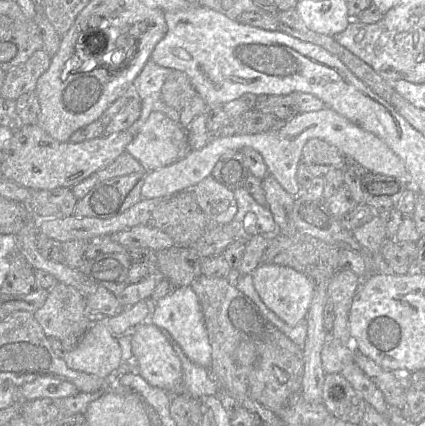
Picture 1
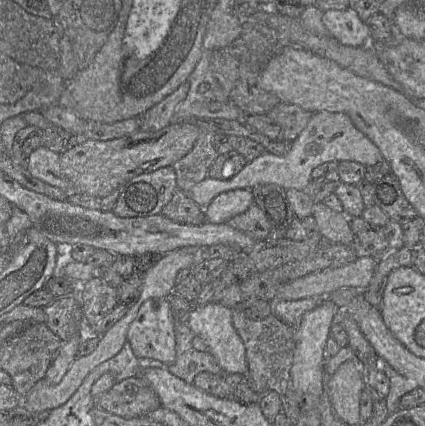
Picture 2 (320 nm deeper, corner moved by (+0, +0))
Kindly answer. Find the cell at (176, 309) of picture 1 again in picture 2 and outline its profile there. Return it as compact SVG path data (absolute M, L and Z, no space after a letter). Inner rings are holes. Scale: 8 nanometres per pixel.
M221 302L193 305L187 318L187 324L195 336L203 340L207 346L207 352L215 358L224 372L247 374L246 349L233 325L232 309L224 306Z

